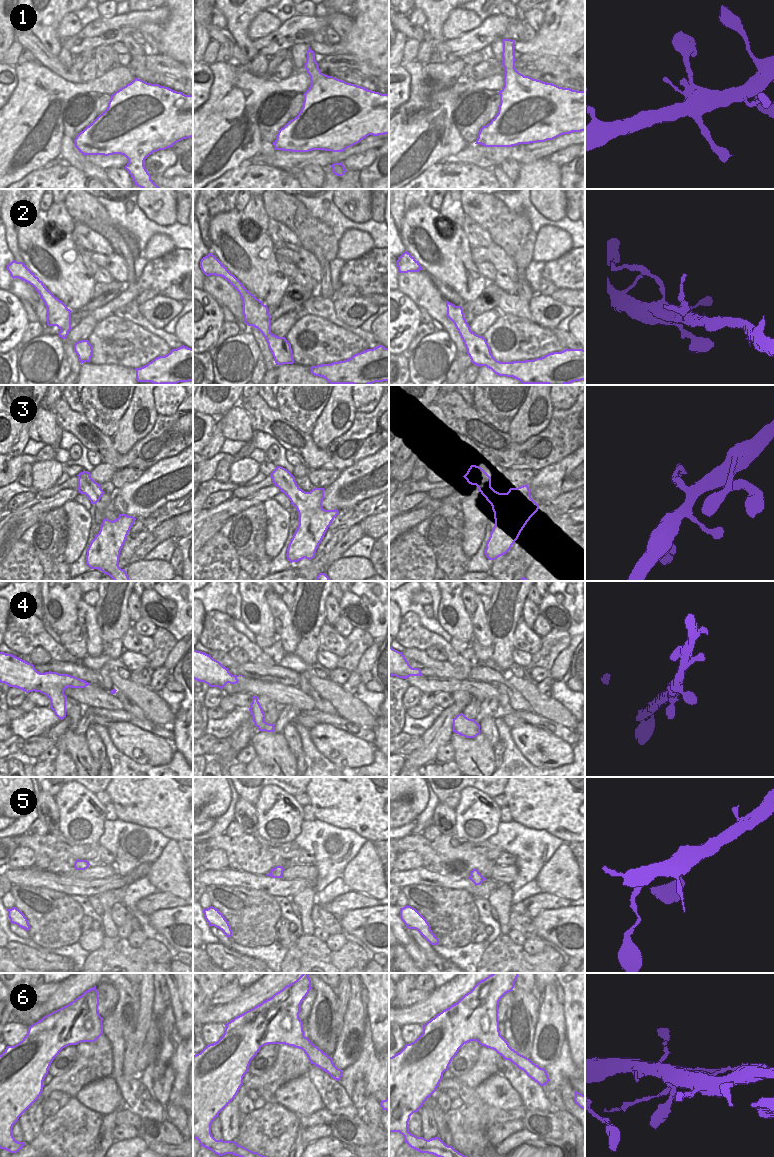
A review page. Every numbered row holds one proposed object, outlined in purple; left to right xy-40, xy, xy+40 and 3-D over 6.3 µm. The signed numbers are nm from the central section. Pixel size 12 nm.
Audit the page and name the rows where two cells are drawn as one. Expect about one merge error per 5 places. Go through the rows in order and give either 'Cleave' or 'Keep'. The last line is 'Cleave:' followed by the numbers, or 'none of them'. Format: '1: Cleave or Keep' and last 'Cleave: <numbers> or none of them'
1: Keep
2: Keep
3: Cleave
4: Keep
5: Keep
6: Cleave
Cleave: 3, 6.

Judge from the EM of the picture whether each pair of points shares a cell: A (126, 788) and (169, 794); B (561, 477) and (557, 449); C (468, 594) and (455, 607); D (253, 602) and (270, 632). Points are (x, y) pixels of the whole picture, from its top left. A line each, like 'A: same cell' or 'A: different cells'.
A: same cell
B: different cells
C: different cells
D: same cell

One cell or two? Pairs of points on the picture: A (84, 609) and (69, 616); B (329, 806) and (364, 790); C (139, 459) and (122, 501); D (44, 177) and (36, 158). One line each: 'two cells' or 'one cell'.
A: two cells
B: one cell
C: two cells
D: two cells

